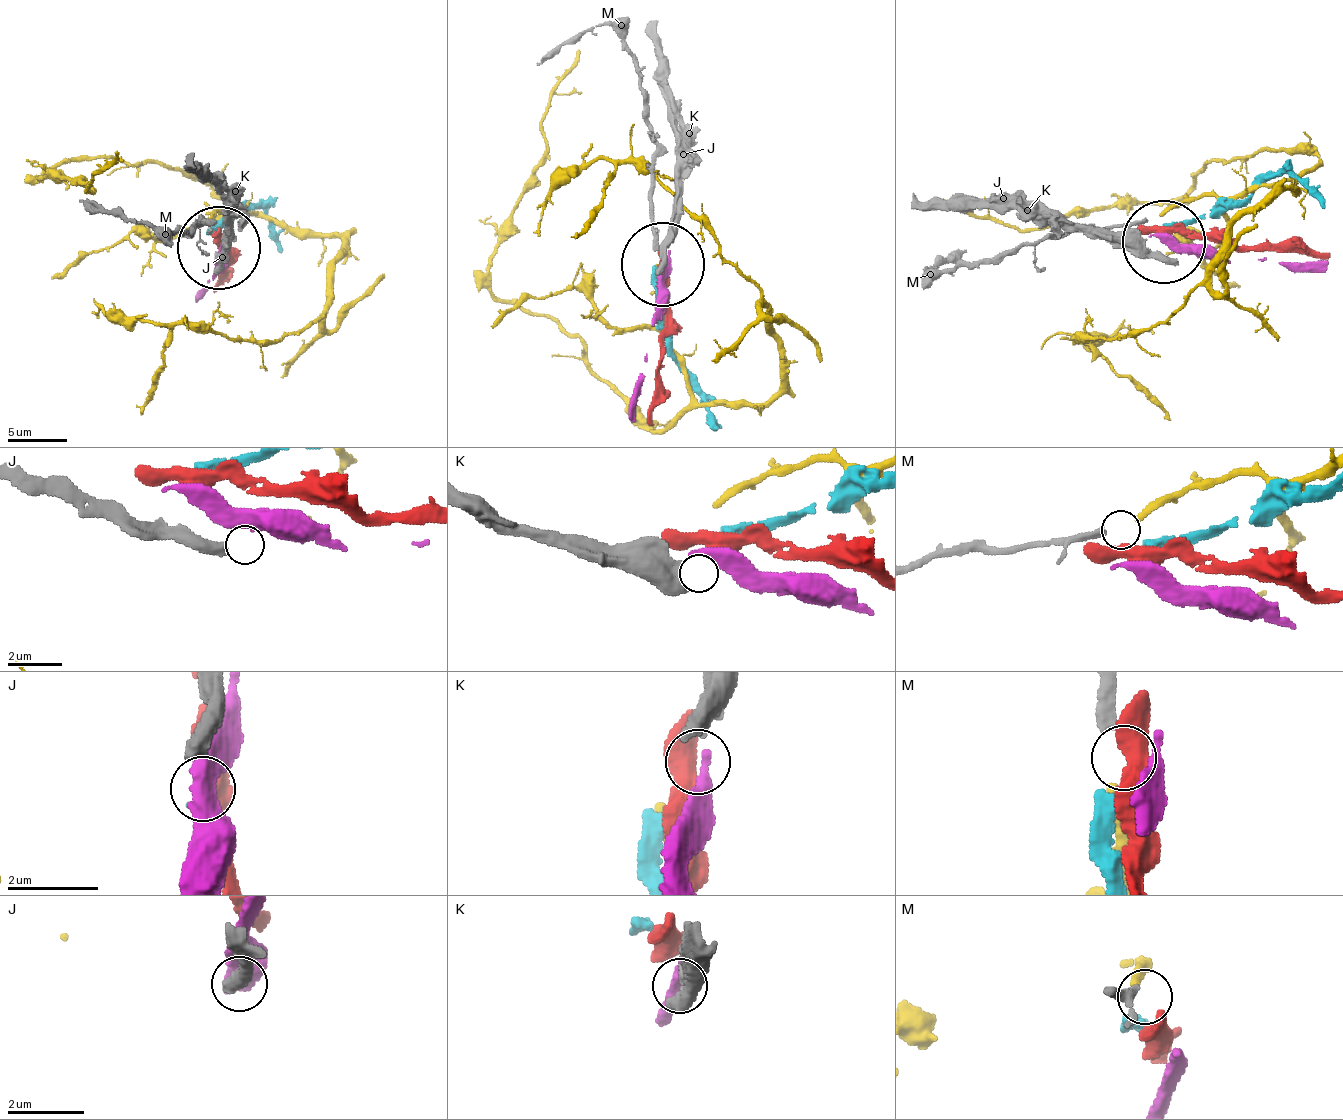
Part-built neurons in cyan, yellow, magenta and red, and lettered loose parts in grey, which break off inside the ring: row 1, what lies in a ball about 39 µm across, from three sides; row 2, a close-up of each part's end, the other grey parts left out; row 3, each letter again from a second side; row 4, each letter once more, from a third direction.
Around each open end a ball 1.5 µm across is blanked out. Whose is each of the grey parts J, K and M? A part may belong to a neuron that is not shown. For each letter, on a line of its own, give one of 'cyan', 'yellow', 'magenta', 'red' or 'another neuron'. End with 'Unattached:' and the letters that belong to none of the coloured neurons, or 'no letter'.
J: another neuron
K: magenta
M: yellow
Unattached: J

